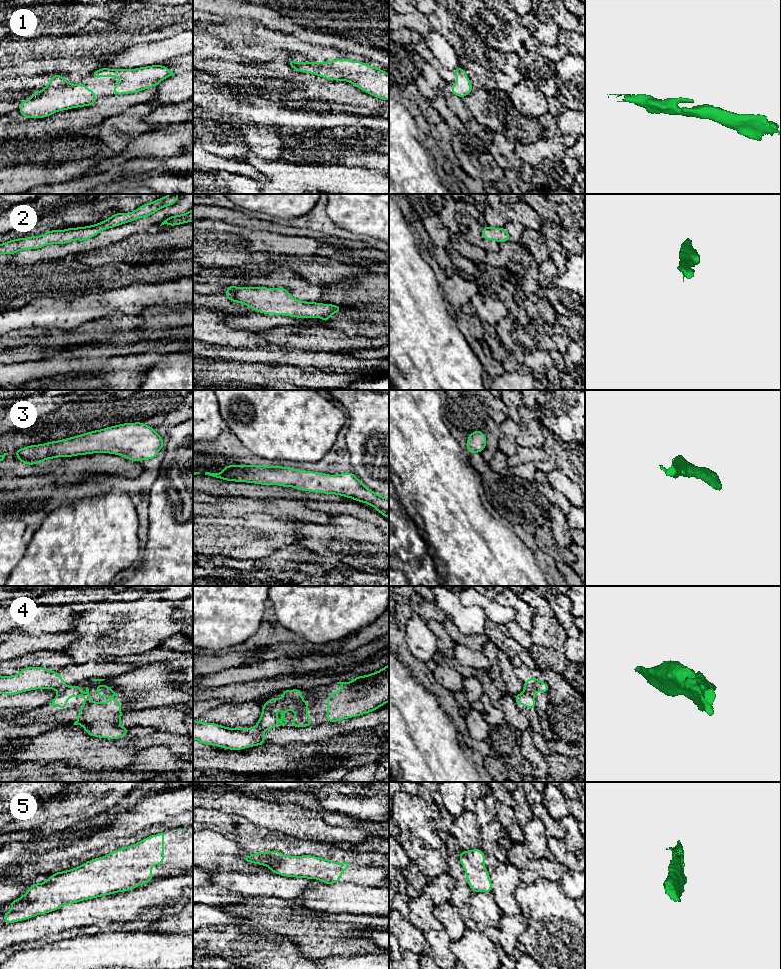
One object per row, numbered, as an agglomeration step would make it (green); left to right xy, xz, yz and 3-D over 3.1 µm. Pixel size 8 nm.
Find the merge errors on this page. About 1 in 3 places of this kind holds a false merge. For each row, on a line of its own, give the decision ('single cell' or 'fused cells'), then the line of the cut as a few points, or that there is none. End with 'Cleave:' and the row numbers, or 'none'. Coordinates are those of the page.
1: single cell; no cut
2: single cell; no cut
3: single cell; no cut
4: fused cells; cut in xz along (256, 725), (263, 730)
5: single cell; no cut
Cleave: 4

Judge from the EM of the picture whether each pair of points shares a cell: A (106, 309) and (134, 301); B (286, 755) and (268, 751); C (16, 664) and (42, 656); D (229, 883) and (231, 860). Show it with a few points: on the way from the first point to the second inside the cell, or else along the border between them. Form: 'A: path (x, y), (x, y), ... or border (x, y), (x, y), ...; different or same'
A: path (113, 303), (127, 301); same
B: path (282, 755), (272, 755); same
C: path (22, 662), (36, 659); same
D: border (250, 869), (214, 872); different

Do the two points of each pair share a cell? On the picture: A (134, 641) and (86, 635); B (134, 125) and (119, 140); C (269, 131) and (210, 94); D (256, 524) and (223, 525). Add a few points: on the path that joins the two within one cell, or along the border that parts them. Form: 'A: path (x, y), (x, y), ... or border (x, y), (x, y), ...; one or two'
A: path (122, 641), (98, 641); one
B: path (129, 126), (120, 135); one
C: border (247, 122), (269, 124), (279, 129); two
D: path (248, 525), (231, 525); one

